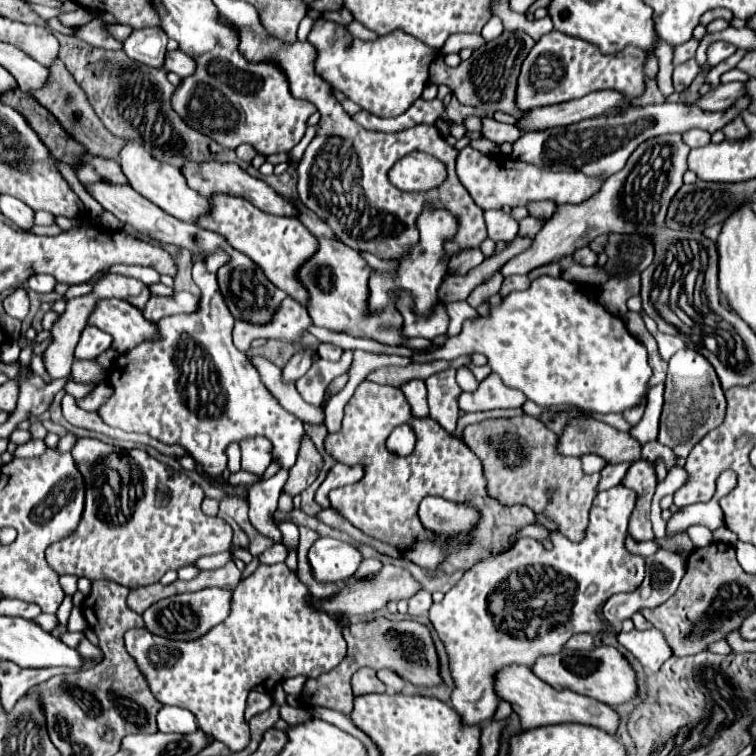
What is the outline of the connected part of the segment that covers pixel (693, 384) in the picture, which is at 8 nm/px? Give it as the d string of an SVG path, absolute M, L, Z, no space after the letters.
M681 349L669 359L669 371L665 381L665 405L661 413L659 443L673 449L675 455L687 457L693 445L713 427L723 421L725 397L719 385L719 377L711 363L693 349Z

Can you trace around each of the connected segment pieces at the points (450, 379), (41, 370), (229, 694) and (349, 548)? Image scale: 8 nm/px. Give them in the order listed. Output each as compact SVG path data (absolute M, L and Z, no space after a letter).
M447 369L435 373L425 379L427 385L427 401L429 401L429 417L437 419L441 427L449 433L455 431L459 419L459 385L455 383L455 369Z
M32 354L30 360L30 367L35 374L40 375L42 379L45 380L47 383L51 382L52 379L50 378L46 371L42 357Z
M285 563L259 565L249 577L233 589L231 613L211 631L195 641L171 641L157 637L147 629L129 629L125 633L125 645L129 655L137 661L139 669L149 681L151 691L163 705L177 705L189 709L197 717L199 729L213 735L215 739L229 745L233 751L241 751L249 743L249 727L243 719L247 693L251 689L273 693L275 685L289 677L319 677L335 669L347 653L347 643L341 635L339 625L331 615L319 613L309 605L311 593L297 579L295 573L287 569Z
M329 537L317 539L311 545L307 557L313 579L323 583L343 583L343 579L351 577L363 561L351 543Z

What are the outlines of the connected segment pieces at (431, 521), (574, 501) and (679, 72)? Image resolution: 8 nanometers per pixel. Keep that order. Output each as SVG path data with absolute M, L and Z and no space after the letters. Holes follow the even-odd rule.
M425 497L419 505L419 519L423 527L437 533L469 531L477 523L477 511L465 503L451 503L441 497Z
M535 417L485 419L463 429L465 445L481 459L487 479L487 493L503 505L527 505L553 521L569 541L583 541L587 517L597 497L601 475L585 475L577 457L563 457L557 451L557 435ZM555 489L555 501L547 501L545 491Z
M693 59L683 63L683 65L677 65L675 71L673 71L673 85L675 85L675 91L685 91L691 81L693 81Z

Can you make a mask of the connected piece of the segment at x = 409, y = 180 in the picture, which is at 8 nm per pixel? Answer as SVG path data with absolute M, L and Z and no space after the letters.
M415 151L391 167L389 179L401 191L427 191L439 187L447 179L447 171L433 155Z

